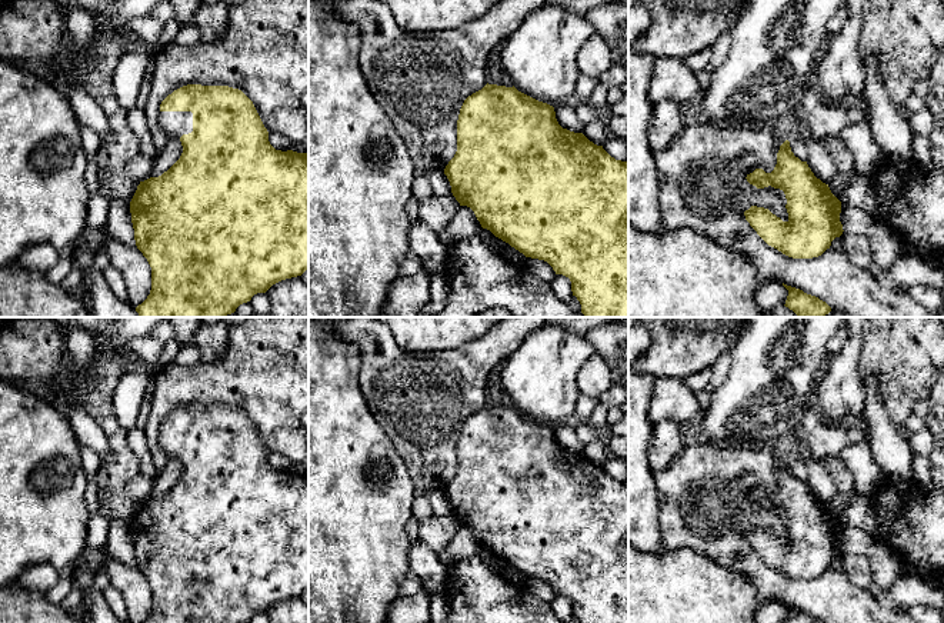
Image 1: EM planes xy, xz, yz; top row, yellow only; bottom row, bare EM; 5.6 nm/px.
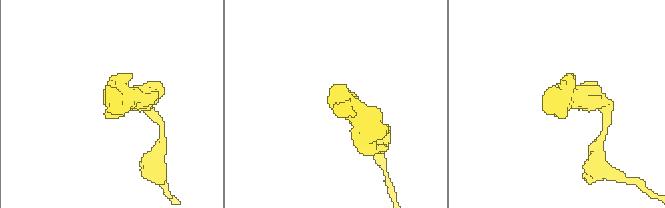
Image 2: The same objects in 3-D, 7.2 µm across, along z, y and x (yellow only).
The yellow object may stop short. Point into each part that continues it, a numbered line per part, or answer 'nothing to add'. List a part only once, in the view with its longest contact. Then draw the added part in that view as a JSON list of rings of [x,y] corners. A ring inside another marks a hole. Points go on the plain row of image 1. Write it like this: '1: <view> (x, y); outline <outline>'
1: xy (174, 443); outline [[[160,432],[159,444],[166,454],[173,459],[180,459],[183,454],[193,452],[191,432]]]

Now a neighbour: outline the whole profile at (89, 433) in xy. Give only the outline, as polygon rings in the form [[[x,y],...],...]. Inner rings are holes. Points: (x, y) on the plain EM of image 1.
[[[80,404],[69,409],[67,417],[80,446],[93,449],[101,459],[107,453],[109,440],[100,424]]]

